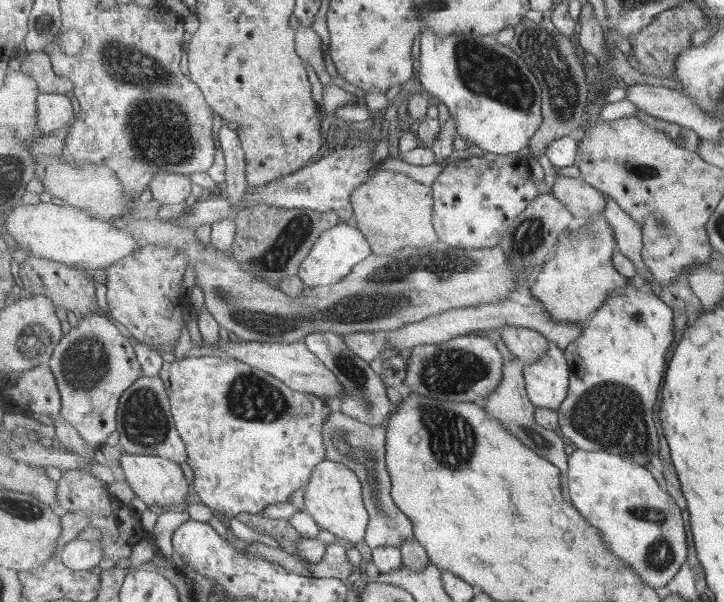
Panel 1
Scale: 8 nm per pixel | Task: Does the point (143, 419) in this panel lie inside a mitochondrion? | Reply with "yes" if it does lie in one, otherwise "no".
yes

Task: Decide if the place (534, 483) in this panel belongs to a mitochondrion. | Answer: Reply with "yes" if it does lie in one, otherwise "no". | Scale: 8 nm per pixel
no

